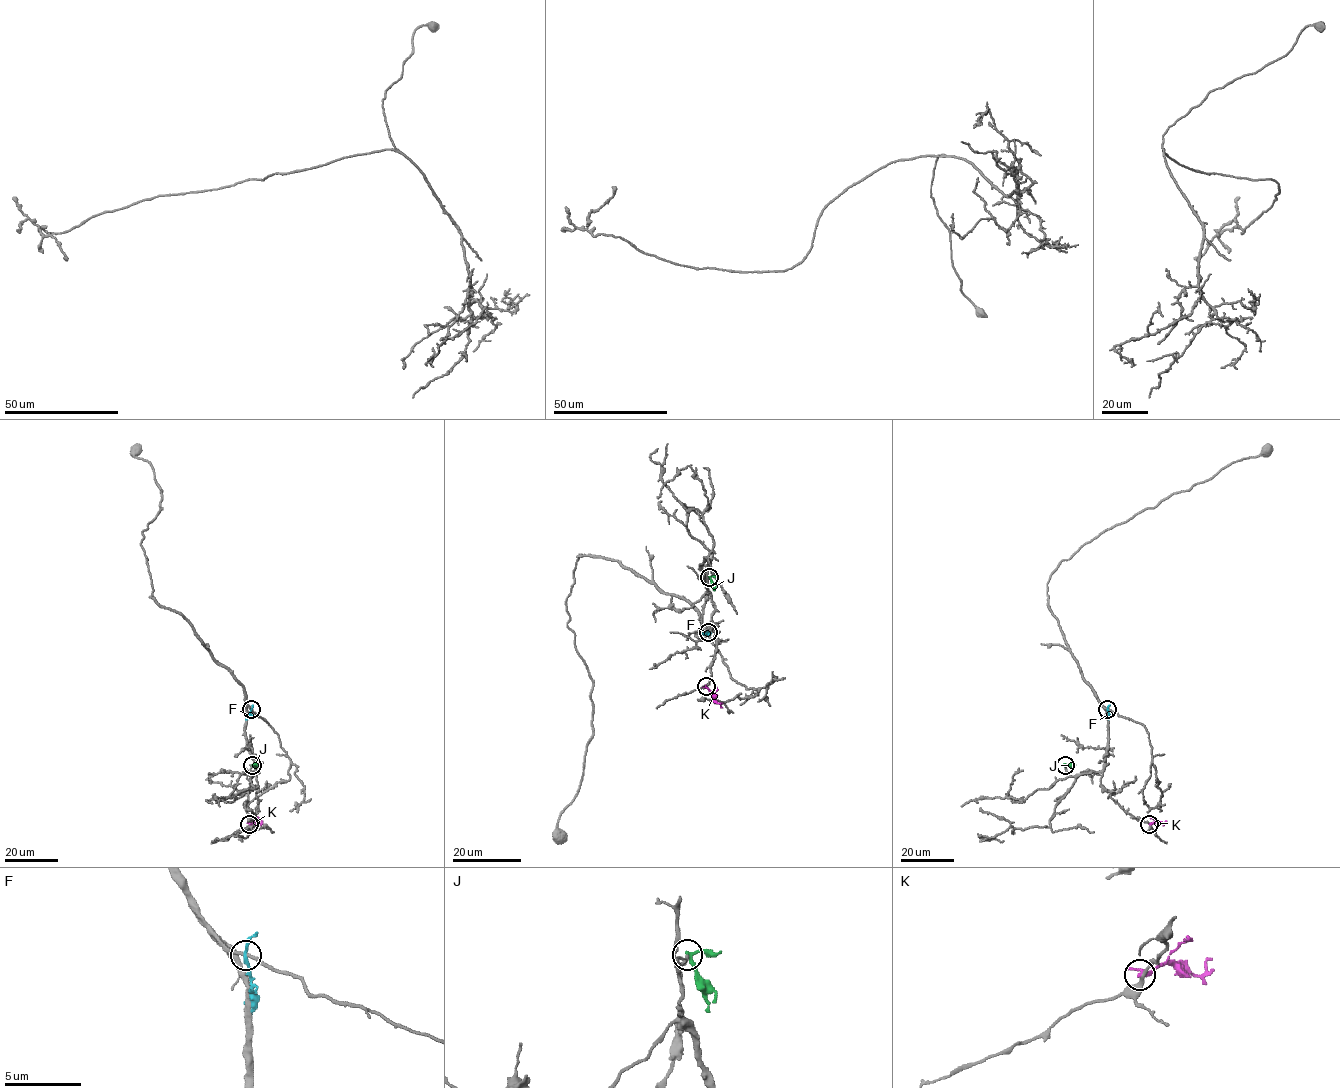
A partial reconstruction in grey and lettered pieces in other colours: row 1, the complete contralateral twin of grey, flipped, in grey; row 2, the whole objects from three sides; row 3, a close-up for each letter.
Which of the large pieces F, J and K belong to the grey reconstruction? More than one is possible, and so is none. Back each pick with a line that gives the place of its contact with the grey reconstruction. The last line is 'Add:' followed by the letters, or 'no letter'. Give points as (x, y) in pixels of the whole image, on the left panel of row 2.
J: Touches grey at (252, 765)
Add: J

